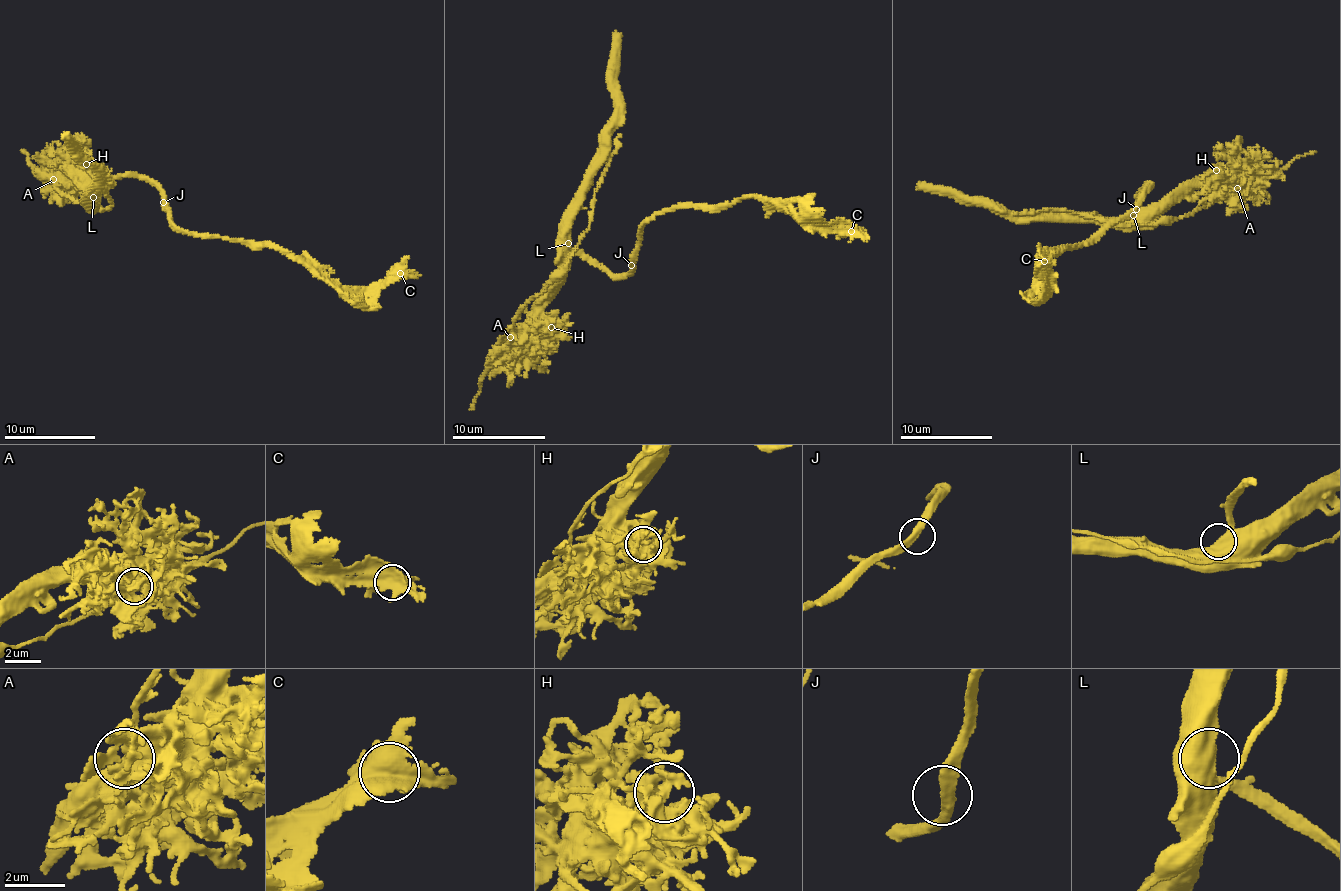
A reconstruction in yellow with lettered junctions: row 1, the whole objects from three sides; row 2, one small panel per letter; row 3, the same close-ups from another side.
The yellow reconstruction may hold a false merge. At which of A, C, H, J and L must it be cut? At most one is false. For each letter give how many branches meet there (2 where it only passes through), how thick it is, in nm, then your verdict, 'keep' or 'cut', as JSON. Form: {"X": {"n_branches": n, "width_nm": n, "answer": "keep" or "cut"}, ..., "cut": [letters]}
{"A": {"n_branches": 3, "width_nm": 440, "answer": "cut"}, "C": {"n_branches": 5, "width_nm": 480, "answer": "keep"}, "H": {"n_branches": 3, "width_nm": 360, "answer": "keep"}, "J": {"n_branches": 2, "width_nm": 360, "answer": "keep"}, "L": {"n_branches": 2, "width_nm": 550, "answer": "keep"}, "cut": ["A"]}

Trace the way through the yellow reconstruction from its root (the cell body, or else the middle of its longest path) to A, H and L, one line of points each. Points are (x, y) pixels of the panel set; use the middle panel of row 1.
A: (634, 263), (629, 272), (611, 275), (571, 252), (568, 268), (543, 307), (509, 336)
H: (634, 263), (629, 272), (611, 275), (577, 252), (568, 254), (568, 270), (543, 310), (545, 322), (551, 327)
L: (634, 263), (629, 272), (611, 275), (569, 249), (568, 243)

